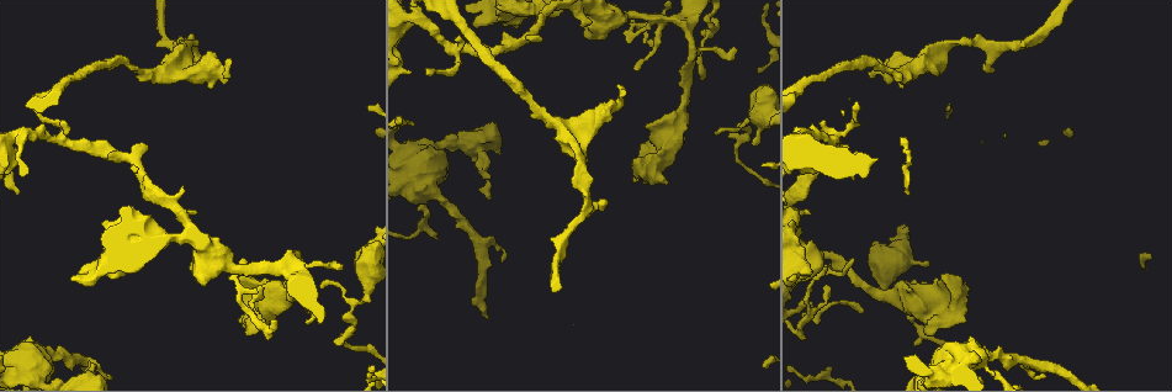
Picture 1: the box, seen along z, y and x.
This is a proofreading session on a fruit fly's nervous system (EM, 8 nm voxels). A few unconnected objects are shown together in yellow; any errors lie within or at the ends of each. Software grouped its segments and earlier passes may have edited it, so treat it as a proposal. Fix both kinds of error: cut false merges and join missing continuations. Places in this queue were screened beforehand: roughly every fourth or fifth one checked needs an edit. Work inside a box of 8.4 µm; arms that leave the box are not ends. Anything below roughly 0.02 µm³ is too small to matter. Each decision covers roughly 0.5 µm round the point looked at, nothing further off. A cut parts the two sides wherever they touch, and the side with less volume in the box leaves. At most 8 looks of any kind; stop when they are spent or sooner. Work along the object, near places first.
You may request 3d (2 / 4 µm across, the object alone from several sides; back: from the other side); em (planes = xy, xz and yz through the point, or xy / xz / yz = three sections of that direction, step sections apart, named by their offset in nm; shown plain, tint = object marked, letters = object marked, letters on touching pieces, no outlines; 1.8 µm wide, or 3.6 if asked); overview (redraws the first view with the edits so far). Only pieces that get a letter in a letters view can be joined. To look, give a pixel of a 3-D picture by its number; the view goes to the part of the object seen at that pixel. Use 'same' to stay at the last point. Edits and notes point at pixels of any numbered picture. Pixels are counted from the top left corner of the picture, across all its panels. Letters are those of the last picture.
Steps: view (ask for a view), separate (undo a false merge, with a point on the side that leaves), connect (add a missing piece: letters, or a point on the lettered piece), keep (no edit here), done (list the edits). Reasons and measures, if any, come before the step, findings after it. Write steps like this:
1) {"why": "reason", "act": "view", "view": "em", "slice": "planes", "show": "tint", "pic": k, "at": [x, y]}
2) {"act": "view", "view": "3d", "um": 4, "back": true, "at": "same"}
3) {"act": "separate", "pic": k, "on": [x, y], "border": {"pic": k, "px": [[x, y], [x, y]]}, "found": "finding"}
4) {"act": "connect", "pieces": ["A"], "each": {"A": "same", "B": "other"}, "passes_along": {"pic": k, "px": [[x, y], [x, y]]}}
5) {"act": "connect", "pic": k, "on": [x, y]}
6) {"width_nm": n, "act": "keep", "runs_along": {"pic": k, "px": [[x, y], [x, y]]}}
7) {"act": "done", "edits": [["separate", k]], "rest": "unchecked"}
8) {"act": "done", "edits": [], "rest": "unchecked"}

{"why": "tapers out", "act": "view", "view": "em", "slice": "planes", "show": "letters", "pic": 1, "at": [755, 143]}

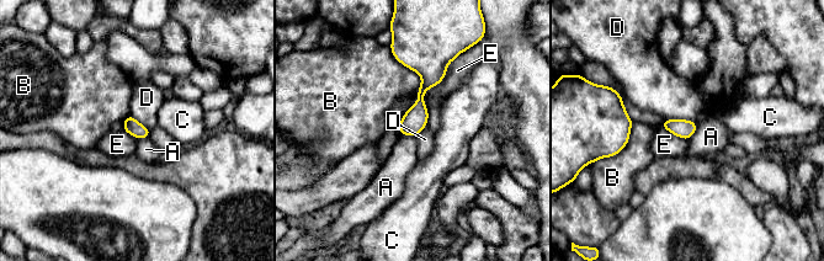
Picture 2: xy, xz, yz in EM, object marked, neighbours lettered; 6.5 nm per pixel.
{"act": "keep", "each": {"A": "other", "B": "other", "C": "other", "D": "other", "E": "other"}, "border": {"pic": 2, "px": [[665, 118], [686, 118], [697, 124]]}, "found": "none of them fits"}

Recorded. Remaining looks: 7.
{"why": "thin end", "act": "view", "view": "em", "slice": "planes", "show": "letters", "pic": 1, "at": [600, 198]}

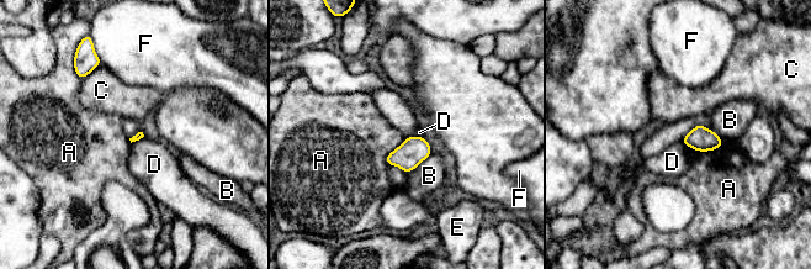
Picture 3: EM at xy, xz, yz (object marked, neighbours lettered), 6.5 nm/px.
{"act": "keep", "each": {"A": "other", "B": "other", "C": "other", "D": "other", "E": "other", "F": "other"}, "border": {"pic": 3, "px": [[722, 143], [708, 151], [685, 146]]}, "found": "no lettered piece goes on from it"}

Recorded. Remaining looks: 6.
{"why": "branch stops here", "act": "view", "view": "3d", "um": 4, "pic": 1, "at": [616, 87]}

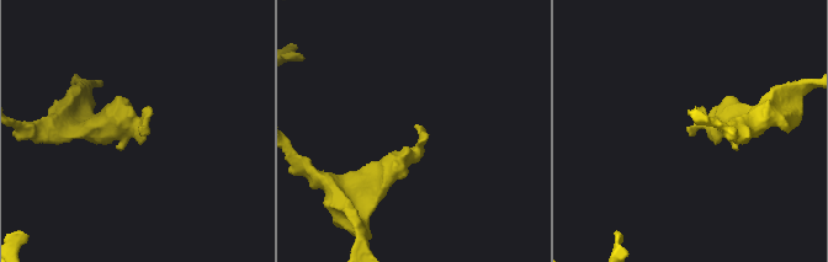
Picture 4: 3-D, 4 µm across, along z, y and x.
{"act": "view", "view": "em", "slice": "planes", "show": "letters", "pic": 4, "at": [690, 133]}

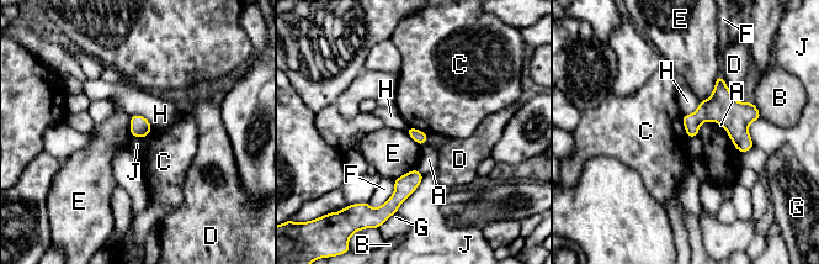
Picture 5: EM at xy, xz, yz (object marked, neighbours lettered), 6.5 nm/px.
{"act": "keep", "each": {"A": "other", "B": "other", "C": "other", "D": "other", "E": "other", "F": "other", "G": "other", "H": "other", "J": "other"}, "border": {"pic": 5, "px": [[682, 115], [684, 130], [689, 137]]}, "found": "none of them fits"}

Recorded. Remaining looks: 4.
{"act": "done", "edits": [], "rest": "unchecked"}

